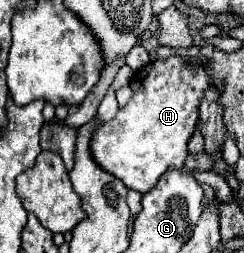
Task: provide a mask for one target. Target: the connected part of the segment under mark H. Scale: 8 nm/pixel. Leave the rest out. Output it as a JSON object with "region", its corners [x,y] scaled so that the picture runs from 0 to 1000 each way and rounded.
{"region":[[[689,225],[689,233],[639,233],[615,241],[598,265],[549,289],[541,304],[541,391],[484,431],[475,462],[459,478],[418,486],[377,526],[369,597],[385,636],[443,684],[459,684],[475,708],[500,708],[500,723],[525,747],[549,747],[566,763],[615,755],[656,692],[689,660],[754,660],[754,628],[770,613],[770,549],[803,510],[811,486],[811,407],[828,391],[828,368],[861,344],[869,304],[836,281],[836,265],[762,257],[746,225]]]}

